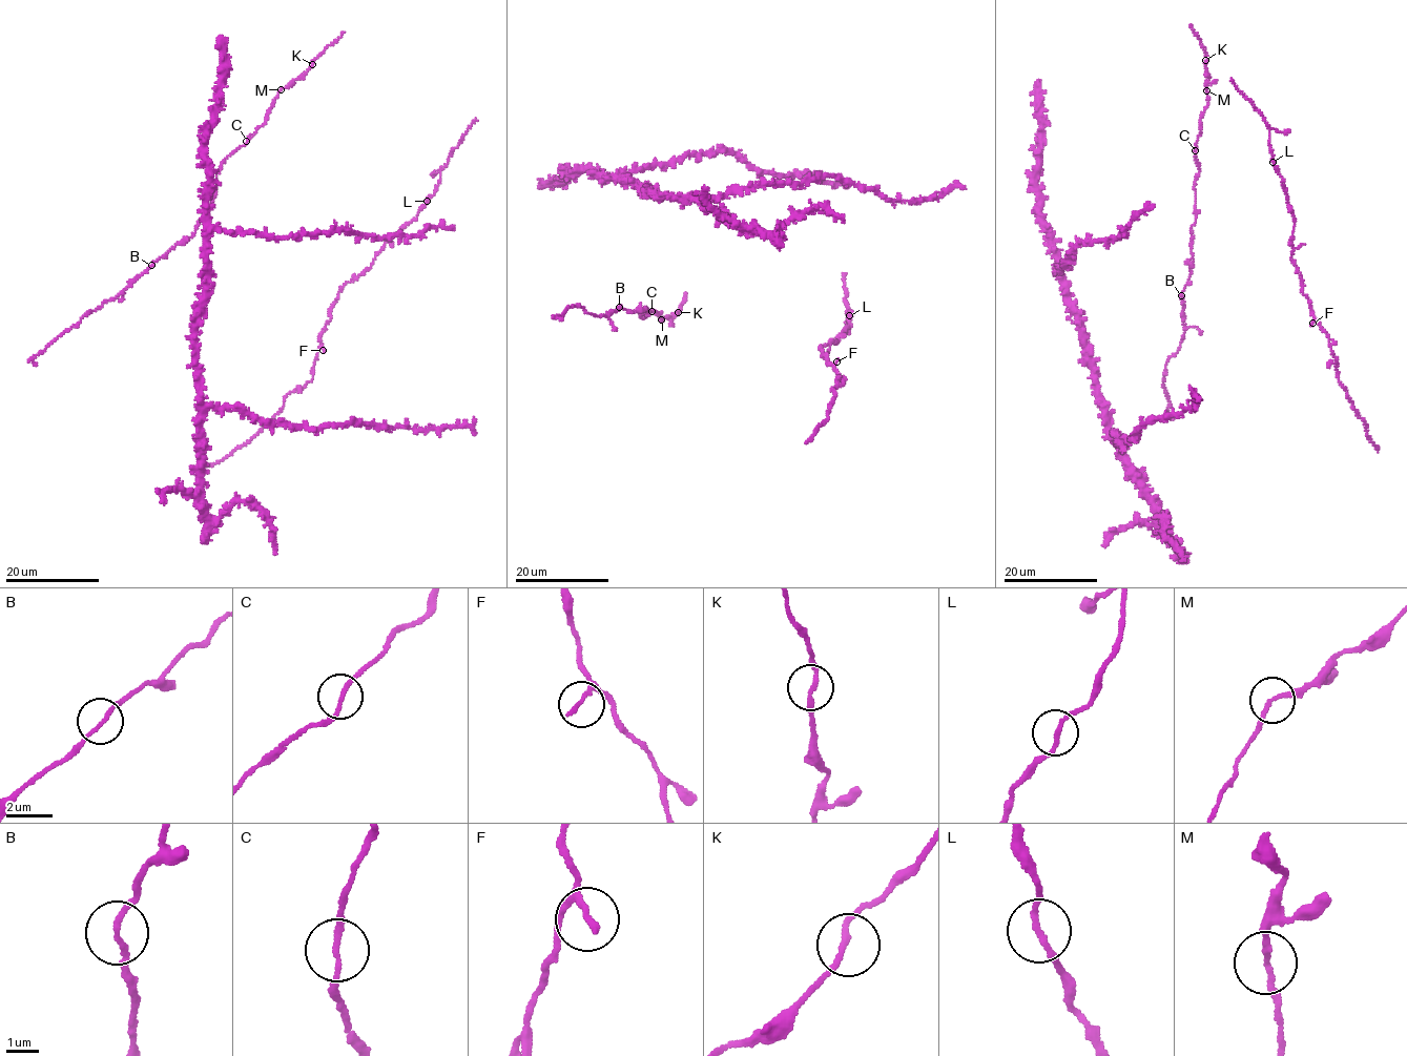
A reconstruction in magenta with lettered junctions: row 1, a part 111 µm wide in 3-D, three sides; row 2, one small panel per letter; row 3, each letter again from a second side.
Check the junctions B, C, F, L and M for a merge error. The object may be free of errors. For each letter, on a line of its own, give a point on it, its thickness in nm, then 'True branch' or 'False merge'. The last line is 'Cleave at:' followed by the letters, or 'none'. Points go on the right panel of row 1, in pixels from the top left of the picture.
B: Place: (1181, 295). Thickness 150 nm. True branch
C: Place: (1195, 150). Thickness 170 nm. True branch
F: Place: (1312, 323). Thickness 160 nm. True branch
L: Place: (1273, 162). Thickness 170 nm. True branch
M: Place: (1206, 90). Thickness 170 nm. True branch
Cleave at: none

